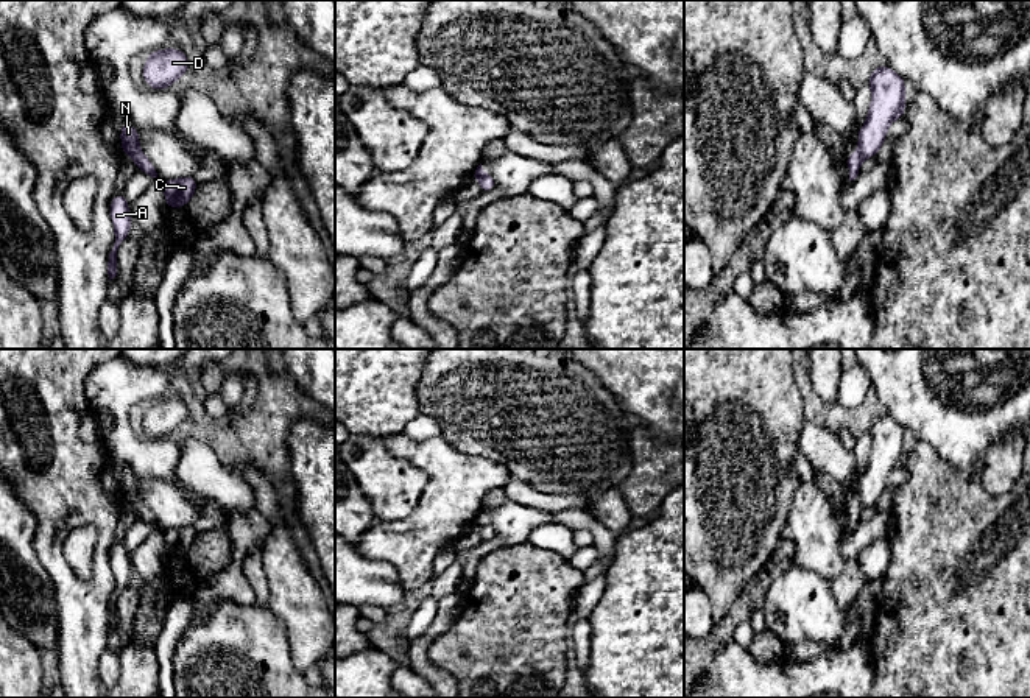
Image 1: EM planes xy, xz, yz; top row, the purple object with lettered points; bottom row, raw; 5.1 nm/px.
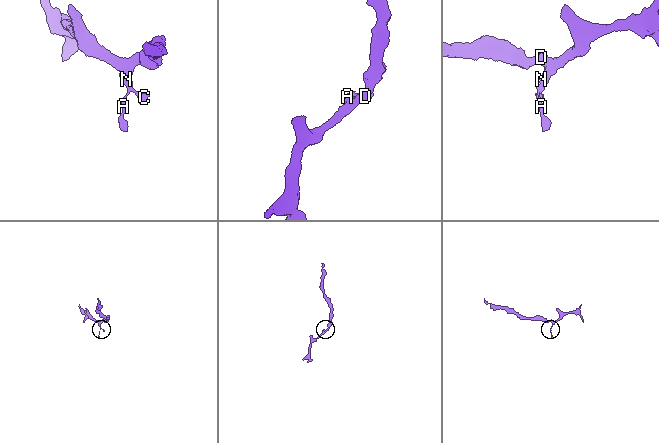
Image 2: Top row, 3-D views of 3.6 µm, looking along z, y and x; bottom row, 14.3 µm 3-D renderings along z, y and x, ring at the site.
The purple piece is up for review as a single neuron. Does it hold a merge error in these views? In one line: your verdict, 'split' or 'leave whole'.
split

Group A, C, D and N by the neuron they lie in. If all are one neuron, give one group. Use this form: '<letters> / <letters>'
A / C D N

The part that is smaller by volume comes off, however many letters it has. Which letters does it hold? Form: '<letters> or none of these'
A

